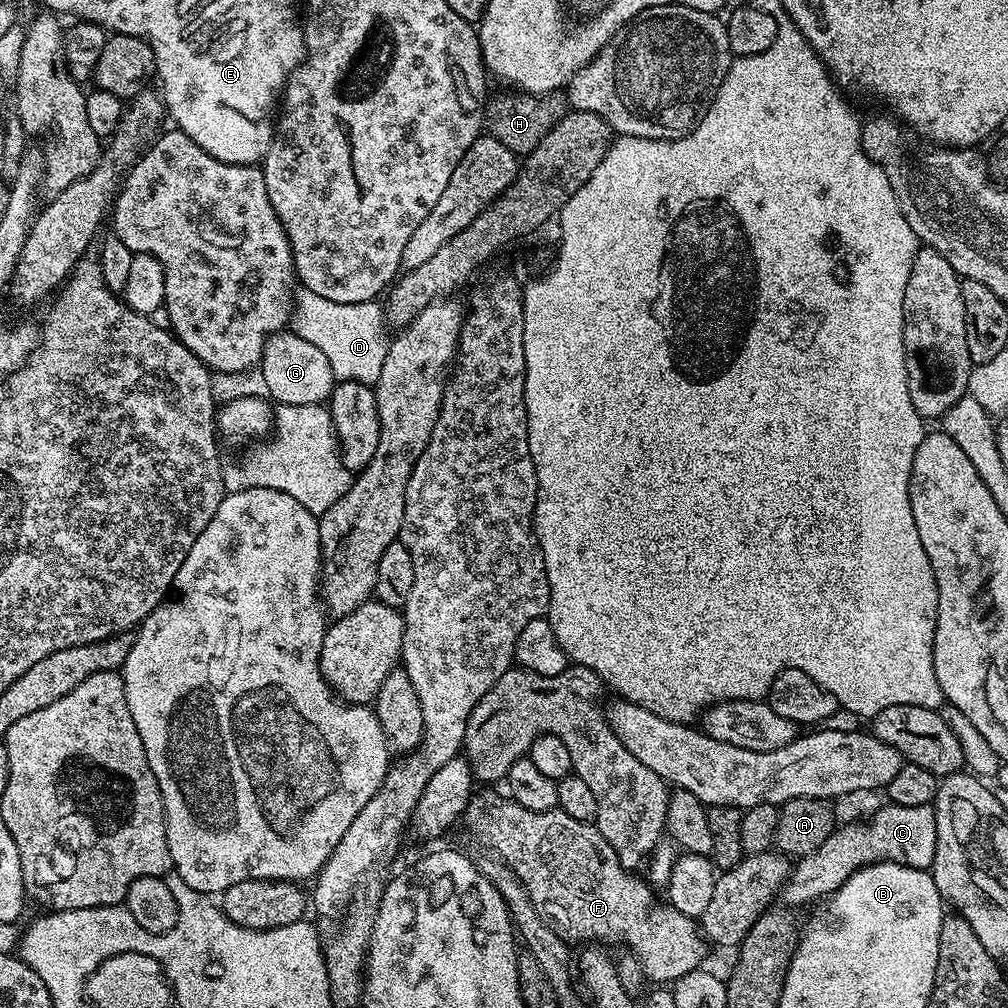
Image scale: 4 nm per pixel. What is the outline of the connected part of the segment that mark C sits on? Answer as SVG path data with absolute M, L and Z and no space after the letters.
M891 802L885 803L885 808L880 808L865 824L848 824L845 828L837 827L832 831L825 842L813 853L799 857L794 867L789 871L788 881L780 890L779 899L785 905L808 904L811 900L827 897L839 890L845 881L853 874L868 864L905 864L911 868L931 869L934 862L934 850L938 842L938 826L936 825L936 809L932 804L926 806L898 806Z

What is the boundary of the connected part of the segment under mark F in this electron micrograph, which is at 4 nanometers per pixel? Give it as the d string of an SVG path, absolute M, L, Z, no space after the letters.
M501 794L501 796L473 795L471 802L468 803L468 809L463 814L462 820L463 823L468 823L469 830L472 831L490 851L492 851L492 854L495 854L498 857L500 863L506 865L507 868L520 879L522 886L526 890L526 894L530 898L530 902L534 906L534 910L540 915L540 919L543 920L548 927L553 928L564 941L573 942L572 940L584 940L580 942L599 942L604 946L609 946L608 944L625 944L625 946L628 947L625 949L627 949L631 955L638 958L638 962L642 966L645 977L647 977L651 983L653 980L653 982L656 983L653 985L656 986L671 985L673 982L681 980L686 974L697 971L697 969L703 965L700 963L703 962L704 955L710 951L710 948L701 933L699 923L697 923L691 916L678 914L678 910L674 910L671 906L651 908L652 893L654 893L652 884L644 878L639 880L639 878L636 877L637 873L635 871L623 868L622 865L620 865L615 850L613 850L610 844L606 842L606 838L602 838L602 834L596 829L595 823L583 824L574 818L570 818L570 814L566 814L559 810L553 810L551 812L526 810L522 806L518 806L515 800L504 794Z

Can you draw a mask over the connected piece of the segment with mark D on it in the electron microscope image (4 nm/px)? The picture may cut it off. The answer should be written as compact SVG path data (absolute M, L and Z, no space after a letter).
M300 286L294 292L290 328L326 354L337 381L353 380L373 386L378 382L390 336L384 323L384 309L376 300L353 304L330 302L330 298L322 298L322 294Z

